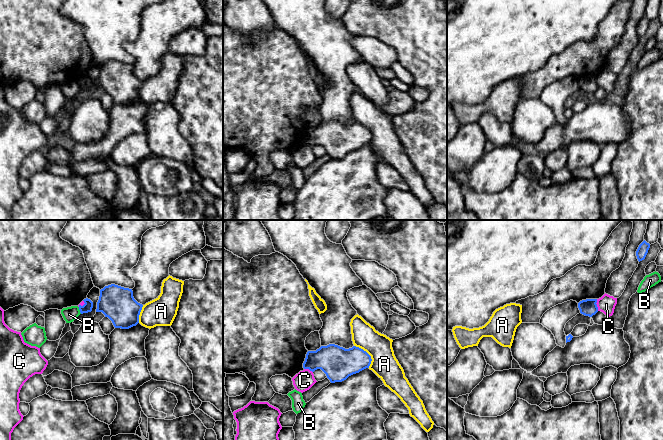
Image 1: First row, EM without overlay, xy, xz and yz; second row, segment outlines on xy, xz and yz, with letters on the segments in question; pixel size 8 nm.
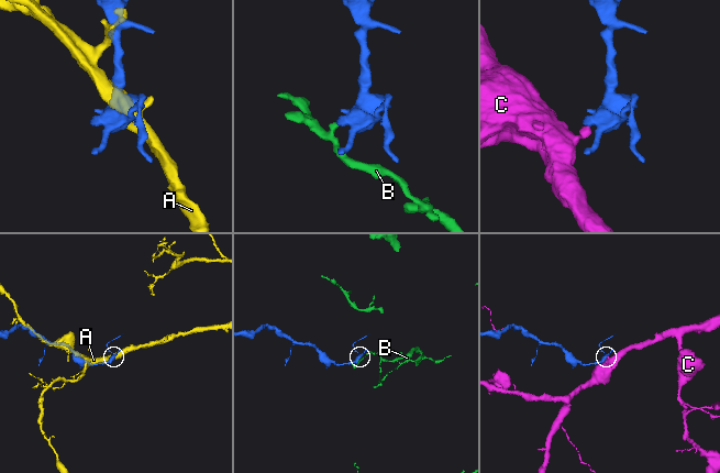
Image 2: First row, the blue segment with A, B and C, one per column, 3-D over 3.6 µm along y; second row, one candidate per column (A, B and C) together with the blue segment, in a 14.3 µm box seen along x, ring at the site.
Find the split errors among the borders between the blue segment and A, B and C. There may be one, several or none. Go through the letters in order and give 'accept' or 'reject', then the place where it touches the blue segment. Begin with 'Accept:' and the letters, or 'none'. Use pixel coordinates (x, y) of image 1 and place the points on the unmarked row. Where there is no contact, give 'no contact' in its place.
Accept: none
A: reject | xz (368, 130)
B: reject | xy (79, 85)
C: reject | yz (596, 81)

